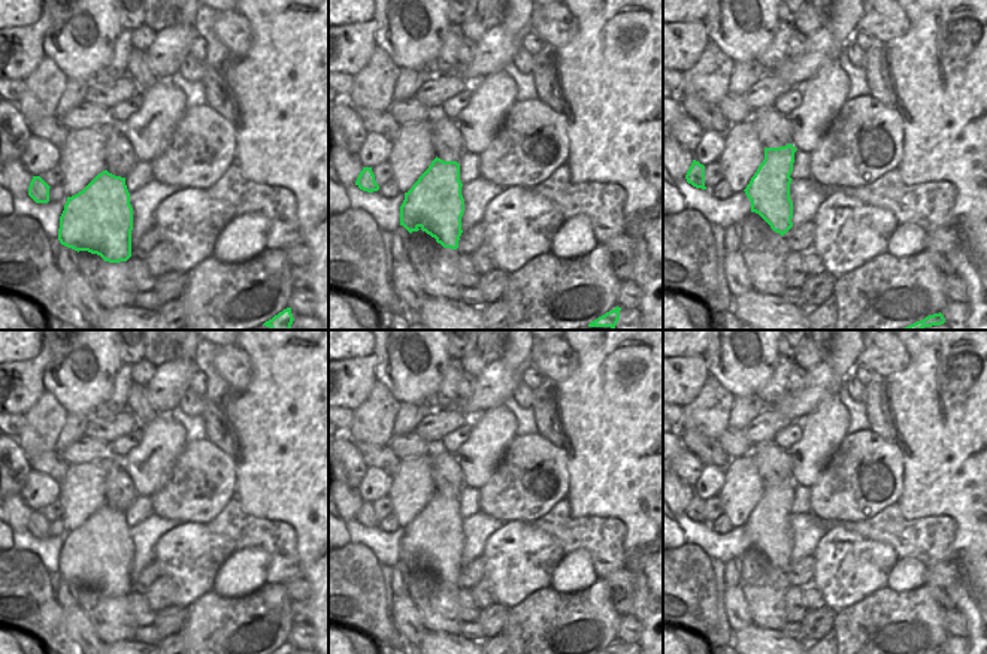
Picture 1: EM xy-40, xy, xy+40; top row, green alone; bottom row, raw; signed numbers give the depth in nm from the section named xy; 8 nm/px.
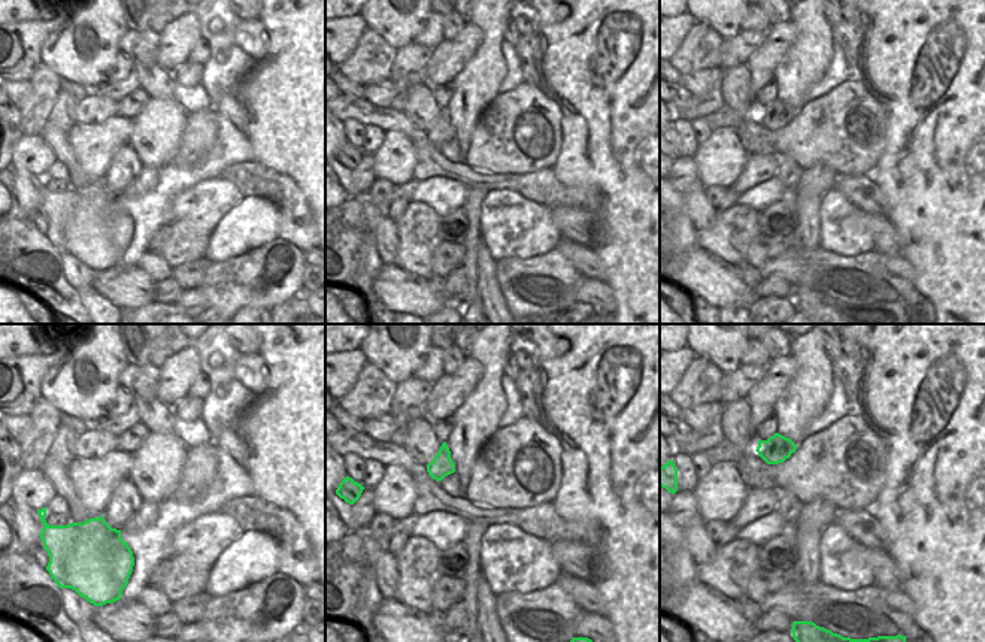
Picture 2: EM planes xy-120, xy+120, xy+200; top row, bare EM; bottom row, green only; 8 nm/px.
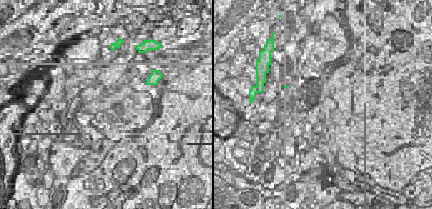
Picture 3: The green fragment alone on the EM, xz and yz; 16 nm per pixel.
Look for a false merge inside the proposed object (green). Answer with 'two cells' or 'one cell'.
two cells

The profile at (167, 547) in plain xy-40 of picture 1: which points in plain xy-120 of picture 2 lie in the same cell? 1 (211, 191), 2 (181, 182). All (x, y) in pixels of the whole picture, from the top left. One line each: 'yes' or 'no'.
1: yes
2: no

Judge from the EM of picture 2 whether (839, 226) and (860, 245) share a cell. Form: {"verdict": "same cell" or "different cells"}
{"verdict": "different cells"}

